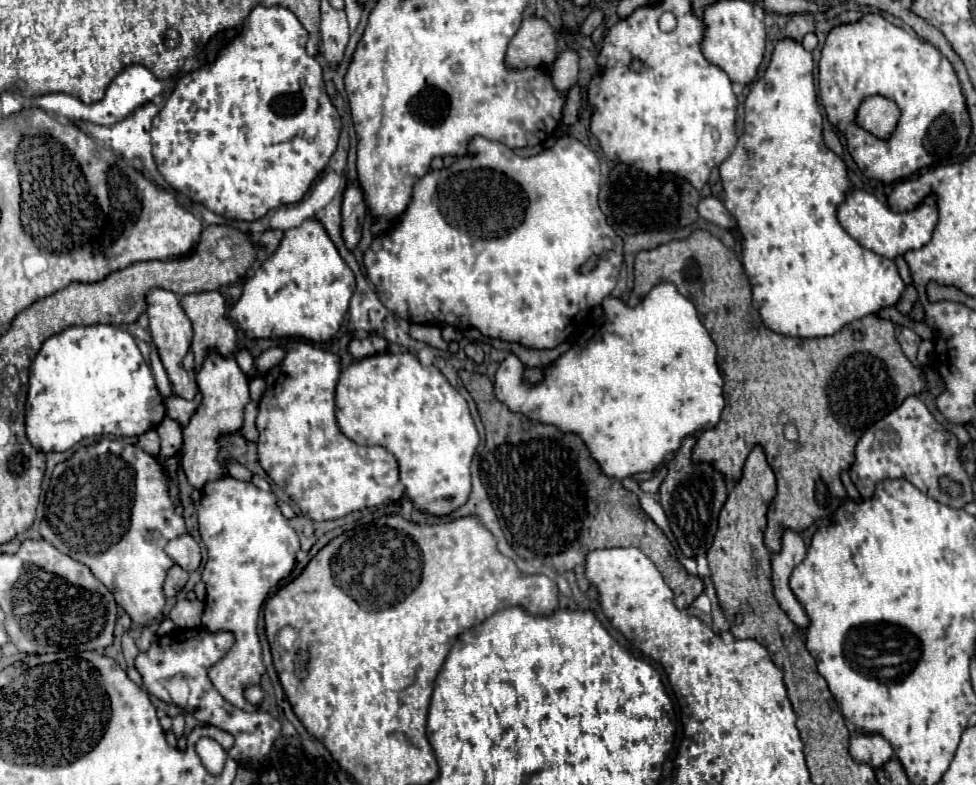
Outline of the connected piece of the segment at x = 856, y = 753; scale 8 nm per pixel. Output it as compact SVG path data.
M854 734L850 738L850 754L858 762L866 762L874 768L888 762L894 754L890 742L882 734Z

